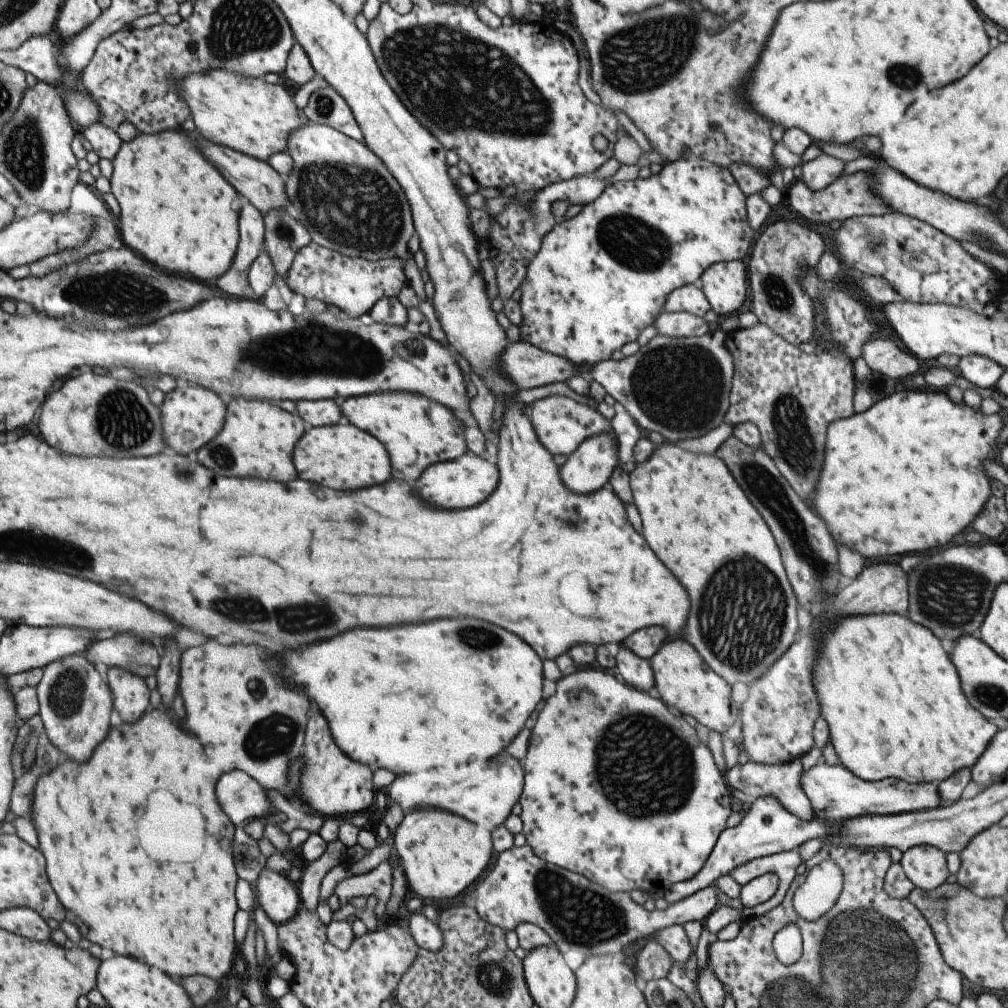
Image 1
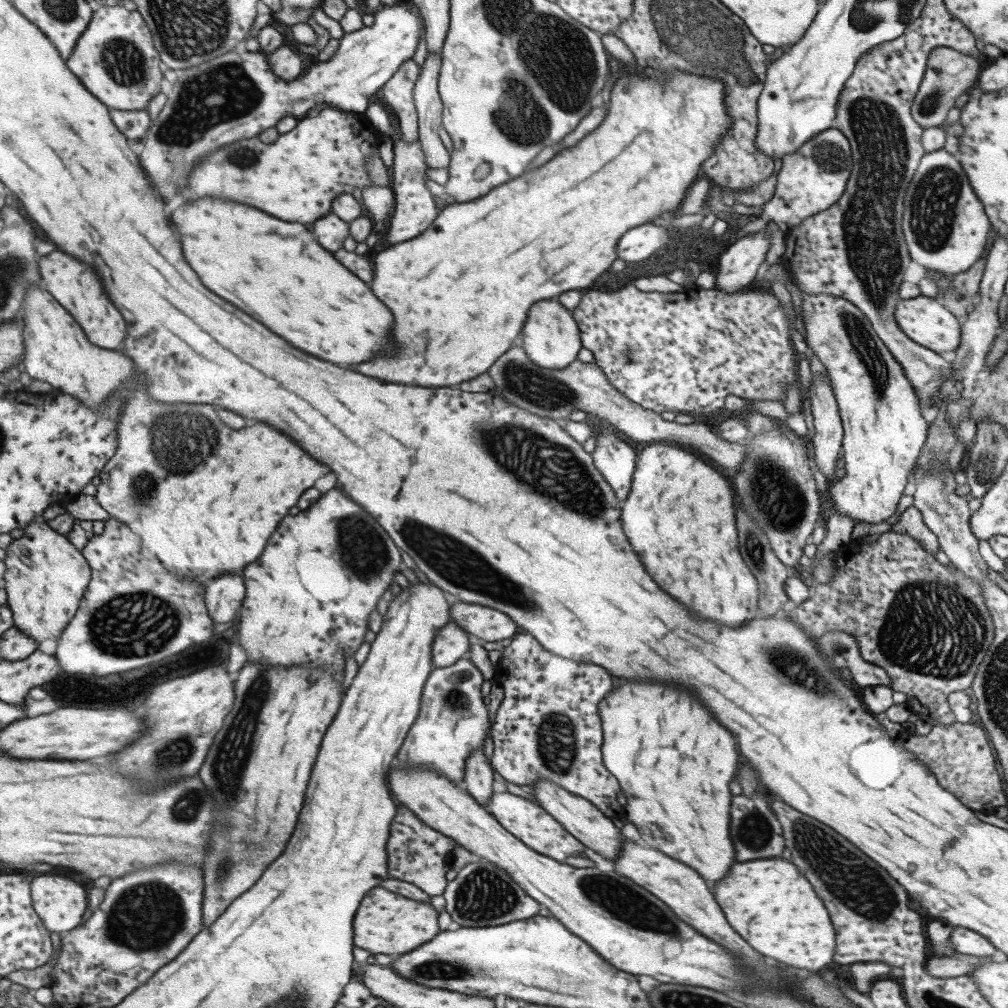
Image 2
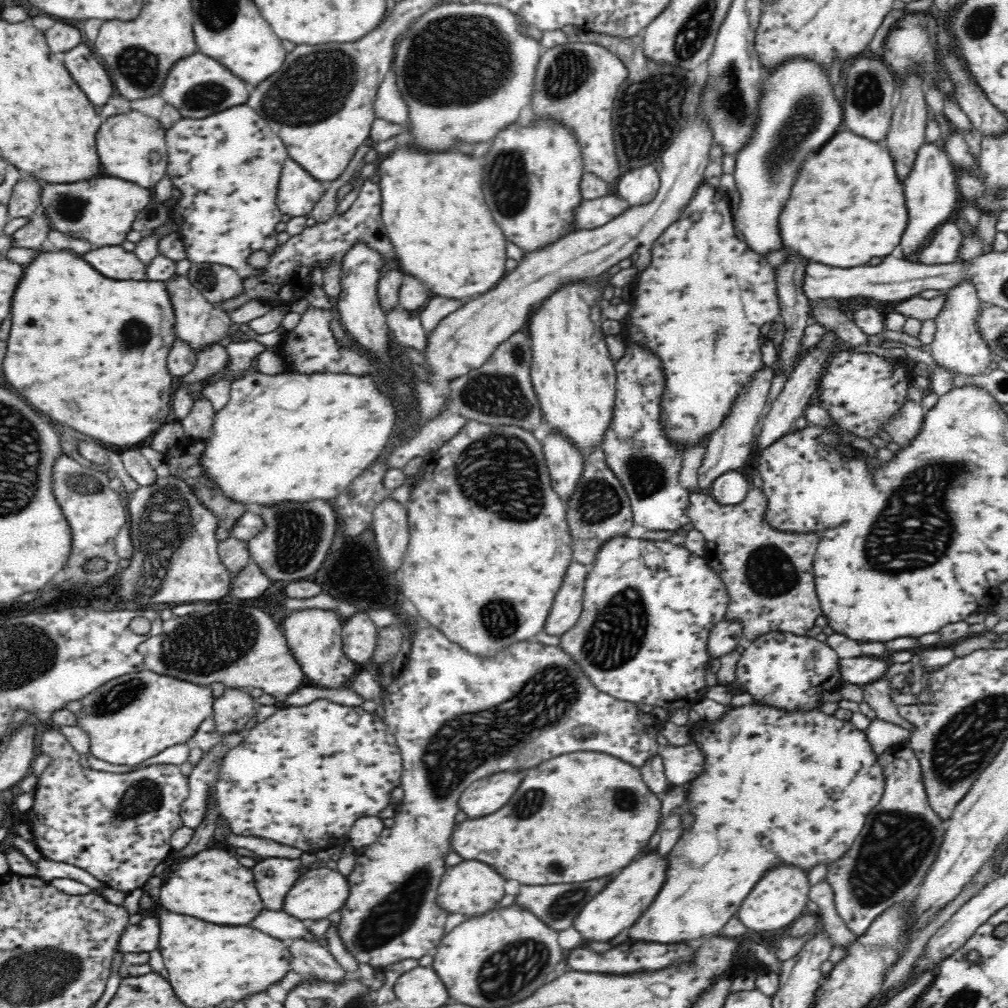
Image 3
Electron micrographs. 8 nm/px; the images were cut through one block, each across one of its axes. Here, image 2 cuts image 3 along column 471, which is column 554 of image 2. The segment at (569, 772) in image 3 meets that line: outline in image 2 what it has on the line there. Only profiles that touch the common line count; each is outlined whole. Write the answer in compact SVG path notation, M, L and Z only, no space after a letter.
M507 791L492 792L487 800L487 808L489 808L492 817L507 832L510 832L517 840L520 840L527 848L533 849L535 852L548 856L557 862L563 863L569 856L583 855L585 846L573 838L561 824L559 824L551 815L547 814L541 806L531 801L515 796Z

